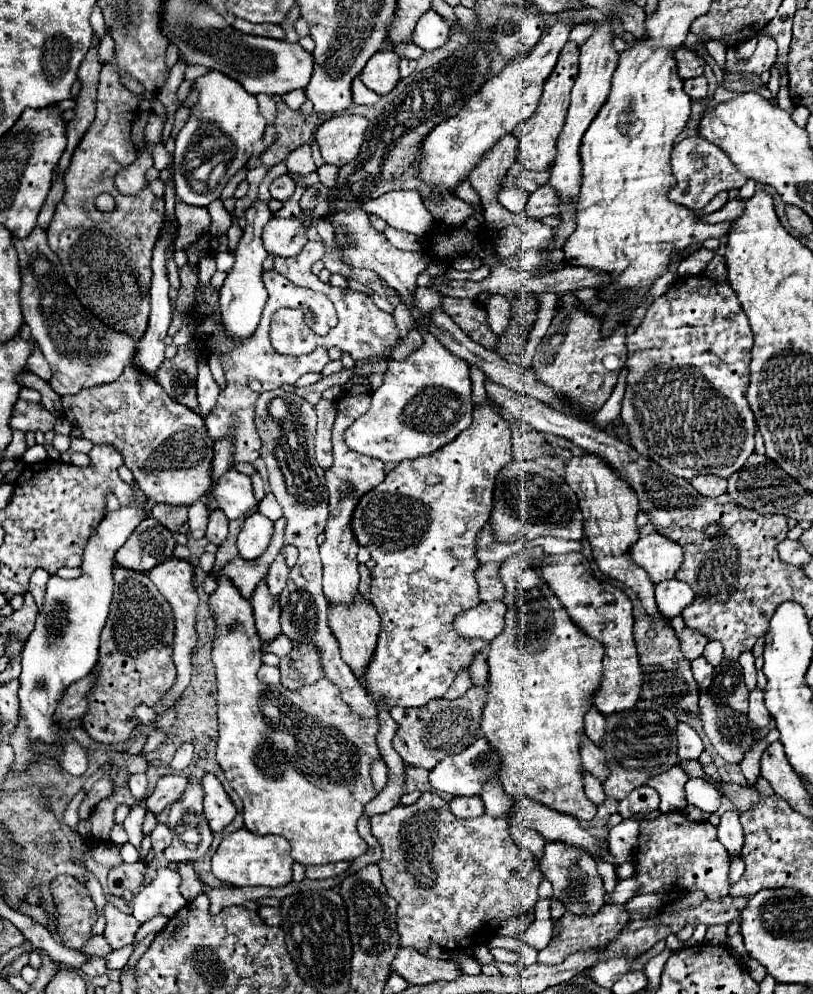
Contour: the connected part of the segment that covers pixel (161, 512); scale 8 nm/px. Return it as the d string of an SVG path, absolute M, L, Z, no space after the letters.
M155 504L151 508L153 518L157 518L165 528L179 534L189 534L187 524L187 506L171 506L171 504Z

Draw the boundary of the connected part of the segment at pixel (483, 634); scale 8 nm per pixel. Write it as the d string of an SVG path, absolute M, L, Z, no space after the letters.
M499 600L481 602L475 608L469 608L457 614L453 620L453 626L457 634L463 638L481 638L485 642L491 642L503 630L505 612L507 608Z

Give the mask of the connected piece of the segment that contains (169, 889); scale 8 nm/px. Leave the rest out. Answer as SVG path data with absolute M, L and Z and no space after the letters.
M157 868L153 882L143 886L133 898L133 916L143 924L157 914L173 918L187 902L179 894L181 876L171 868Z

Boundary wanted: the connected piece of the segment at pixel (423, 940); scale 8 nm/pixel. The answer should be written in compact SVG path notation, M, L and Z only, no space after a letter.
M425 792L413 806L399 804L385 814L375 814L371 818L371 834L383 848L379 868L387 892L397 900L397 932L399 946L403 948L415 948L417 952L427 954L433 944L445 950L487 944L505 918L521 916L539 900L537 888L543 874L537 866L537 858L513 840L505 820L487 814L459 820L451 814L449 804L443 798Z

